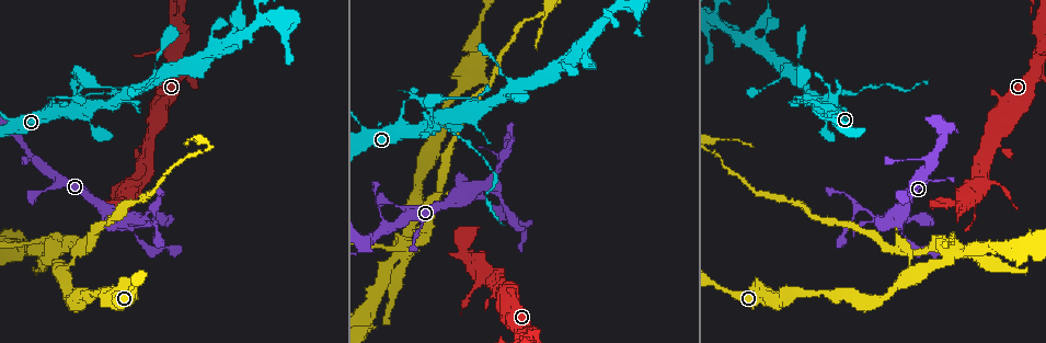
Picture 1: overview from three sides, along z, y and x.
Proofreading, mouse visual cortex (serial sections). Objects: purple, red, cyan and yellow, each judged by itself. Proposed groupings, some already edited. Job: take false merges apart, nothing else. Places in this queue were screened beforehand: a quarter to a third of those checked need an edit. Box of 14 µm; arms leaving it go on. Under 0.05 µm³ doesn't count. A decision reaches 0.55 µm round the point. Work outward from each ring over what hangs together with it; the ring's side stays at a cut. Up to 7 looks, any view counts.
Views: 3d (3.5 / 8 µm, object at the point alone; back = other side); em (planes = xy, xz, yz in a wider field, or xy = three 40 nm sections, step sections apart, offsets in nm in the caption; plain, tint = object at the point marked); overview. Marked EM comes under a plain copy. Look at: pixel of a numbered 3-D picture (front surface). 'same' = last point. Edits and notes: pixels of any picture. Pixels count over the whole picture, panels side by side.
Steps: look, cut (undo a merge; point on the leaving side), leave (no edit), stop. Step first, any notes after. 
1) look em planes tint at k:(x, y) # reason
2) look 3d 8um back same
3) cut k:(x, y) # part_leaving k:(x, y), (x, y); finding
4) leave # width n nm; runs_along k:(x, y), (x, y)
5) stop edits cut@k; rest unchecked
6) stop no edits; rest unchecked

look 3d 3.5um at 1:(464, 246) # sharp bend

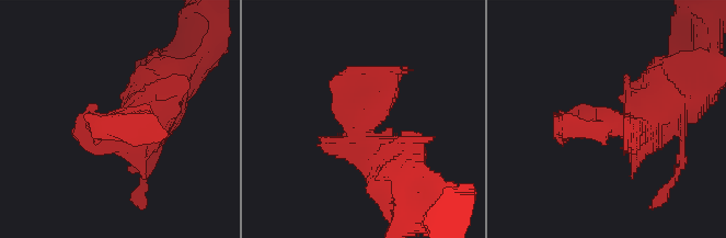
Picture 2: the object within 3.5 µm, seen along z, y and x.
look em xy step 2 tint at 2:(358, 125) # now the EM

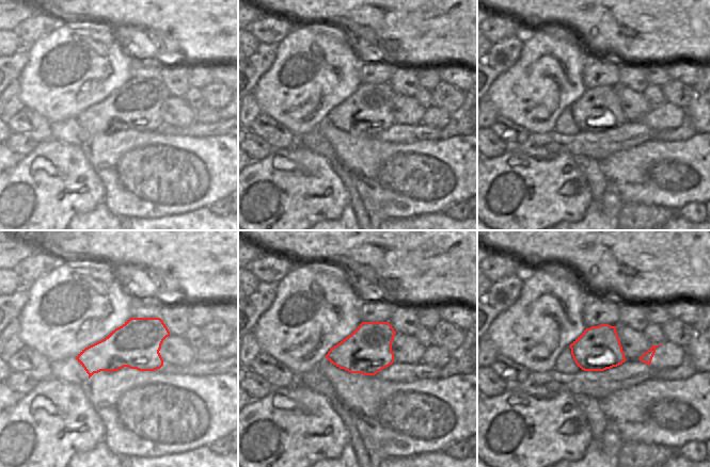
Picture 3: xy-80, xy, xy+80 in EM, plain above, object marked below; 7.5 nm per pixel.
cut 2:(375, 98) # width 360 nm; part_leaving 2:(357, 134), (388, 81), (412, 70); two cells meet here

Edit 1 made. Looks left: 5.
look overview # redraw

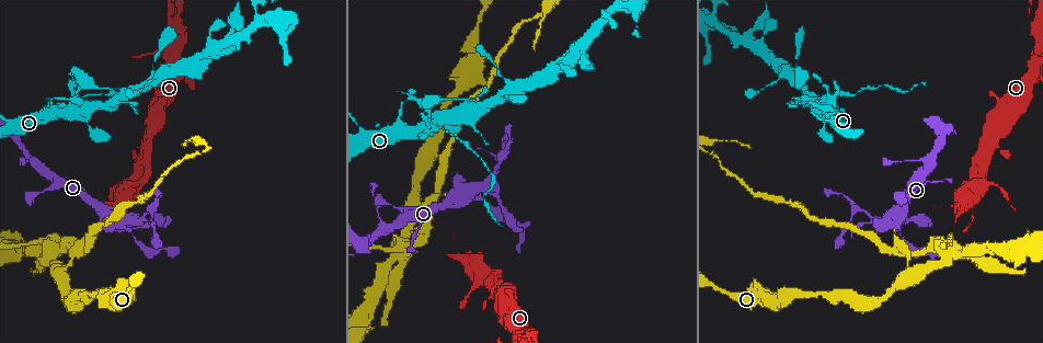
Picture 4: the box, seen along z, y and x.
look 3d 3.5um back at 4:(430, 199) # a fork

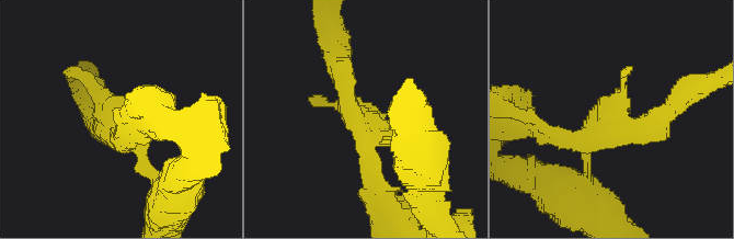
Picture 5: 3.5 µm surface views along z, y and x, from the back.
look em xy step 2 tint at 5:(360, 119)

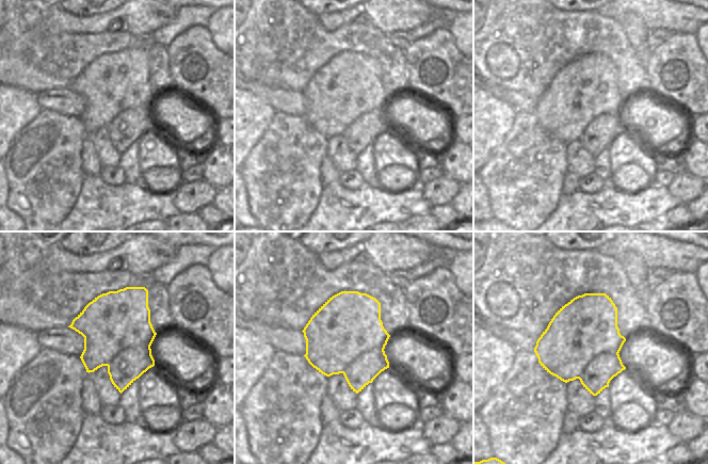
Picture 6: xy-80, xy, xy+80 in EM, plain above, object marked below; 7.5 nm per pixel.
cut 5:(402, 208) # part_leaving 5:(353, 112), (333, 25); two cells meet here

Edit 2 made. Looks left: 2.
look 3d 3.5um at 4:(125, 227) # sharp bend

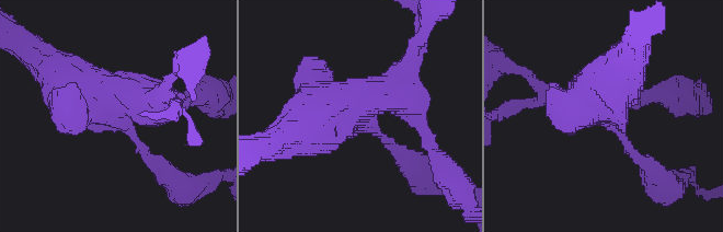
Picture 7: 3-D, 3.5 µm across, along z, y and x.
look em xy step 1 tint at 7:(358, 117) # need the tissue

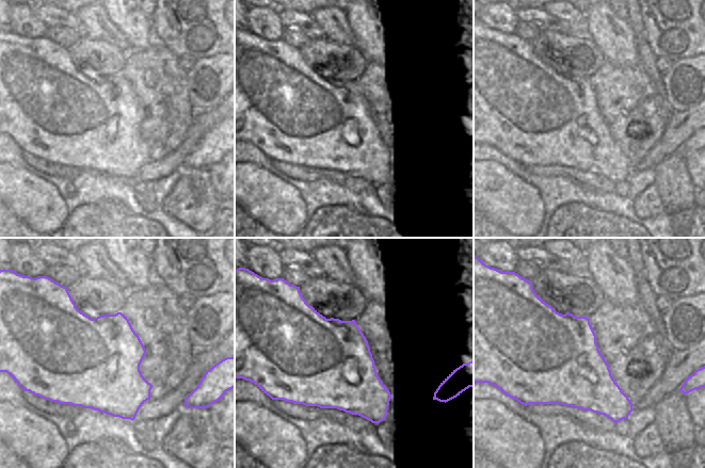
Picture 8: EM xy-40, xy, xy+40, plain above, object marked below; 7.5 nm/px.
leave # runs_along 7:(284, 136), (402, 82); continuous, no second cell

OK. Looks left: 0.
stop edits cut@2, cut@5; rest unchecked

